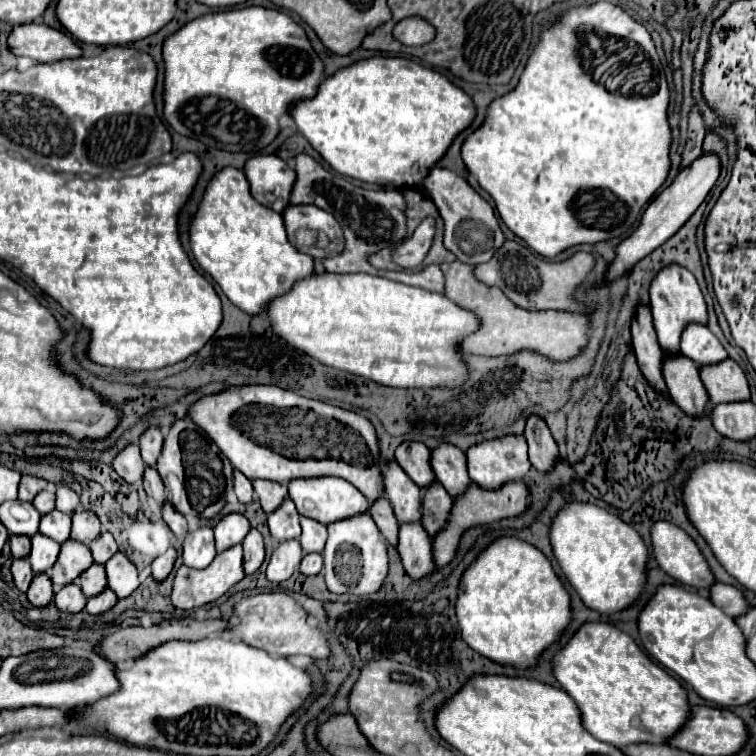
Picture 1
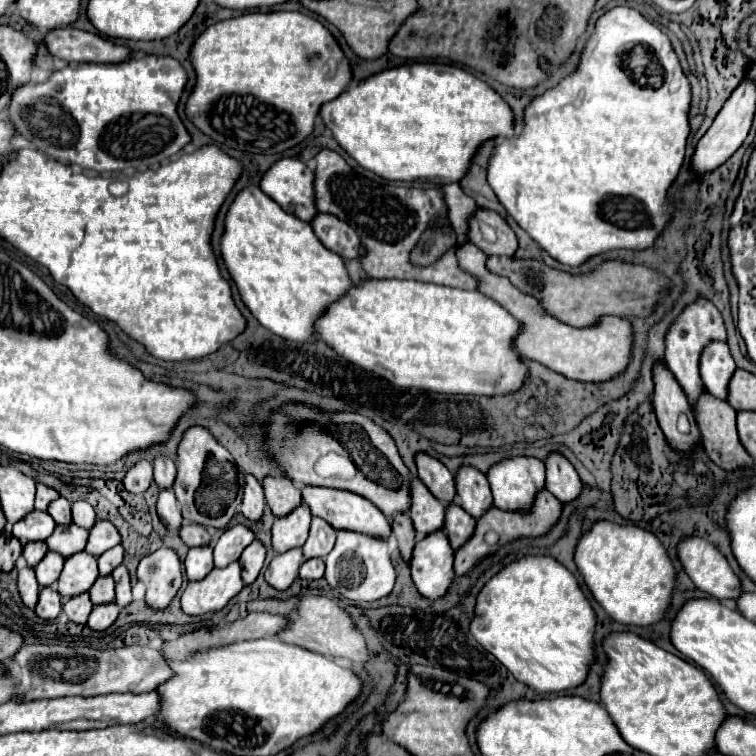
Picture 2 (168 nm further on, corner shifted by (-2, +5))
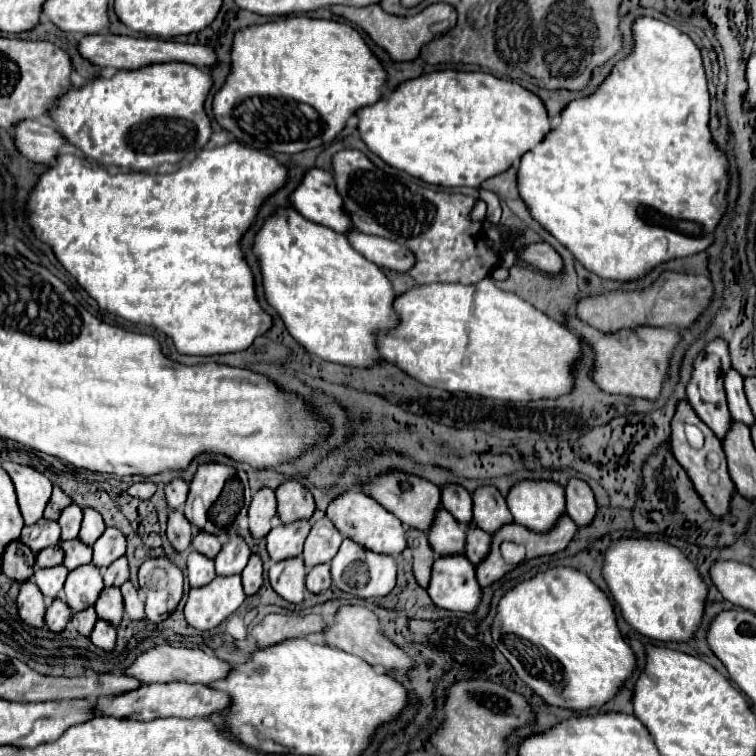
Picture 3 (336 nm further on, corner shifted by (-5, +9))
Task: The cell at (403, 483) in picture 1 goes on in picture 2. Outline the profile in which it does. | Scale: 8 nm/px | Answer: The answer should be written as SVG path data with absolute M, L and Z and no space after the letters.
M411 478L409 482L411 488L411 506L409 506L409 516L413 520L417 536L427 536L429 532L435 532L441 528L441 520L445 516L445 504L437 500L425 484L421 484L419 478Z

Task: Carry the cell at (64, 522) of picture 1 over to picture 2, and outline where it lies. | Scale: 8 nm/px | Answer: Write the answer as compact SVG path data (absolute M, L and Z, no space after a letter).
M71 522L69 526L55 526L53 534L45 540L49 550L61 552L63 558L71 556L73 552L79 552L85 548L85 538L89 532L85 532L85 528L79 528L75 522Z

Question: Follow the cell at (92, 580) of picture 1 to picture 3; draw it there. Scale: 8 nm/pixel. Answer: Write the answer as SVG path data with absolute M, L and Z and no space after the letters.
M104 588L94 608L100 620L106 620L114 628L118 628L124 618L124 602L122 602L120 588Z

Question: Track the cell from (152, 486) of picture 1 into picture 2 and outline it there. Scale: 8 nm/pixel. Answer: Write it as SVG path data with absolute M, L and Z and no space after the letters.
M161 488L157 498L157 514L167 528L179 528L181 526L181 510L177 504L177 498L173 496L171 488Z

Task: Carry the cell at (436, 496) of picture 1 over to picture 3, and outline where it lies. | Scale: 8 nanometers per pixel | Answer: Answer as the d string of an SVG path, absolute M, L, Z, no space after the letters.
M472 524L472 528L468 528L466 532L468 532L468 538L466 538L466 558L474 566L478 566L490 552L492 536L486 534L484 530L480 530L476 524Z

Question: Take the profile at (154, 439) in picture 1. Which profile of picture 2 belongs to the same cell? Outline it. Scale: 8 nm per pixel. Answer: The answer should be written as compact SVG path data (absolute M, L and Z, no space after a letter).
M159 454L157 458L153 458L153 474L159 488L171 488L173 476L175 476L175 462Z

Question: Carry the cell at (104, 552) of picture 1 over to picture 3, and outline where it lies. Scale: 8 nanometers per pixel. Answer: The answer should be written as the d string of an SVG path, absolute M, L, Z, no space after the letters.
M126 558L116 560L116 564L110 564L104 570L104 584L106 586L122 586L128 578L130 578L130 570L128 570Z

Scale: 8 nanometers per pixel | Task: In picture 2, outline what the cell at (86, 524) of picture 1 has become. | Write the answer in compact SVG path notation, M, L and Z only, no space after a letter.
M97 520L93 524L93 528L89 530L89 538L87 538L85 550L89 554L93 554L93 556L101 556L101 552L113 548L119 542L121 542L121 538L119 538L117 528L109 520Z

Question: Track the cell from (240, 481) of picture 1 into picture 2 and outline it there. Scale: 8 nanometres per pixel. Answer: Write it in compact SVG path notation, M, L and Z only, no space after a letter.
M245 474L245 494L243 494L241 512L247 518L257 520L257 518L261 518L263 510L265 510L265 496L263 496L261 484L251 474Z

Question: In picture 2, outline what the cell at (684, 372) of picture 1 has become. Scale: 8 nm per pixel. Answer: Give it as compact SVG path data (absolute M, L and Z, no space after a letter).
M703 390L701 396L697 396L697 400L693 404L693 412L695 412L699 432L701 432L703 446L705 446L711 460L715 460L725 470L733 470L737 466L753 462L753 458L745 452L745 448L739 442L737 428L735 428L735 410L729 408L729 404L725 400L715 398L713 394L709 394L709 390Z

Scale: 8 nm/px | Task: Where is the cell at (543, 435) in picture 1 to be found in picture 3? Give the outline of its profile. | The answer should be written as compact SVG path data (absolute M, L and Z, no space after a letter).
M572 478L566 486L566 506L568 506L568 516L580 528L590 526L596 516L596 510L598 510L590 486L576 478Z

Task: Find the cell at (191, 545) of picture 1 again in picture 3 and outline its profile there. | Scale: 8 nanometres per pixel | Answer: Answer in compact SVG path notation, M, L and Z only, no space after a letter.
M198 552L188 554L188 584L190 588L202 588L204 584L210 584L216 578L216 572L212 568L212 560L206 556L200 556Z

